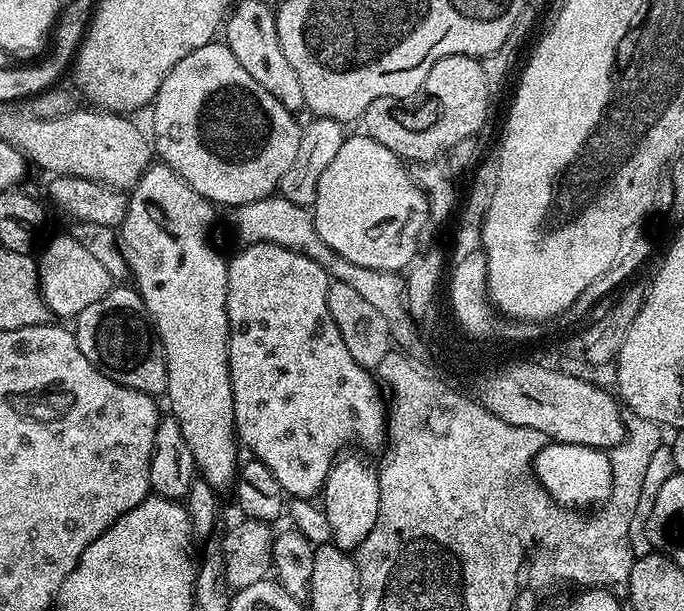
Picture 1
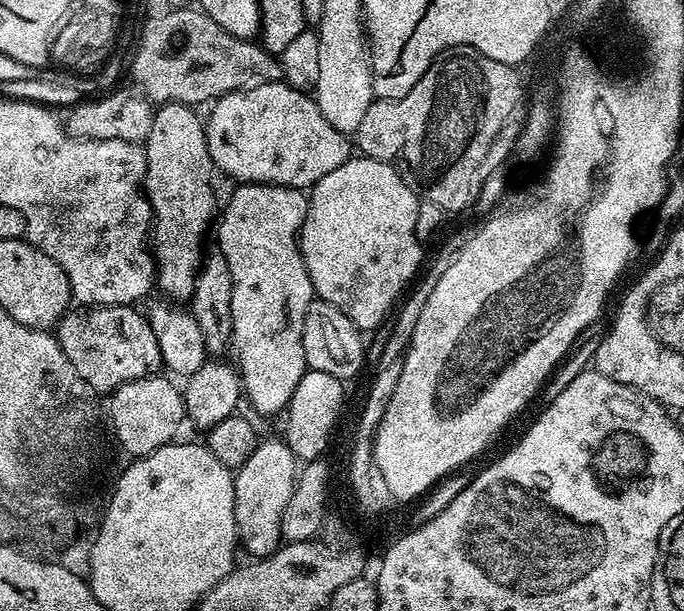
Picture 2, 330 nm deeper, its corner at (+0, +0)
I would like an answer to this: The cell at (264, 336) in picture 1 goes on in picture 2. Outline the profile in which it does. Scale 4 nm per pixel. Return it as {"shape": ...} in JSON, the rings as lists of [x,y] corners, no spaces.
{"shape":[[[241,184],[235,185],[236,189],[232,192],[232,197],[228,200],[228,205],[223,205],[220,220],[220,244],[218,251],[224,255],[226,262],[230,262],[230,274],[234,274],[234,294],[232,295],[232,317],[234,318],[234,326],[232,327],[232,343],[231,351],[236,351],[235,367],[240,373],[240,383],[242,385],[243,395],[252,403],[252,408],[256,412],[261,412],[264,416],[279,417],[281,413],[287,409],[290,398],[294,394],[294,386],[298,386],[298,382],[302,382],[305,371],[308,368],[306,358],[302,354],[302,326],[306,318],[306,310],[311,306],[314,293],[312,283],[310,282],[310,274],[306,270],[306,262],[300,253],[298,237],[300,227],[308,213],[308,196],[301,189],[287,188],[281,184]]]}

